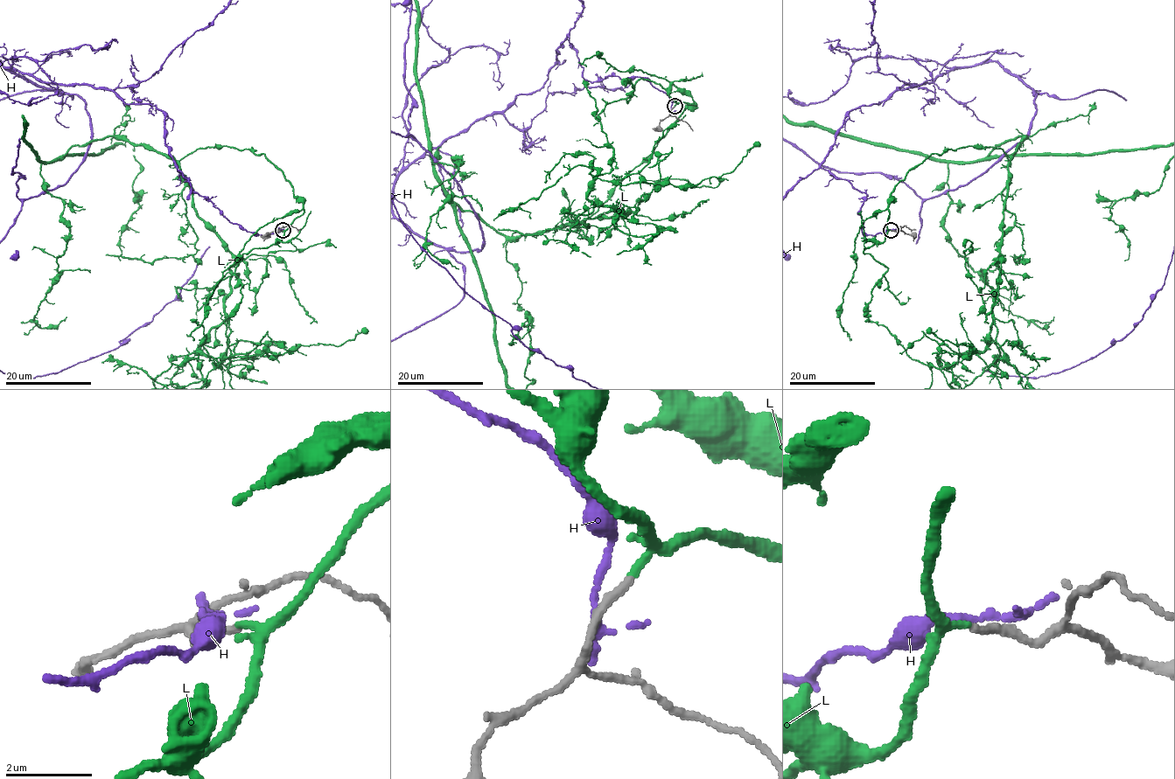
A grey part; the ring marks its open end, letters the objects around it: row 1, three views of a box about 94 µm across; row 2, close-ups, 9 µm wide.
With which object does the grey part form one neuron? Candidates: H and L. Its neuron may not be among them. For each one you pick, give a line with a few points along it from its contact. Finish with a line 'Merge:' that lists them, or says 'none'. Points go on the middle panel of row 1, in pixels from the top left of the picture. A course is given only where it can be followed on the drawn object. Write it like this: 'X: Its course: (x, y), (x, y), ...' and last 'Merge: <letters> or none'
Merge: L

